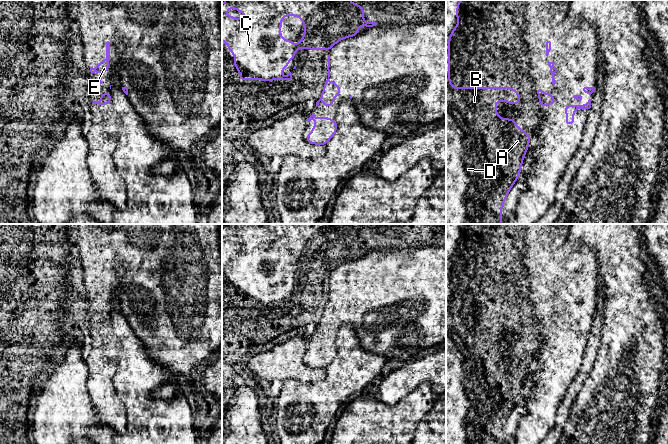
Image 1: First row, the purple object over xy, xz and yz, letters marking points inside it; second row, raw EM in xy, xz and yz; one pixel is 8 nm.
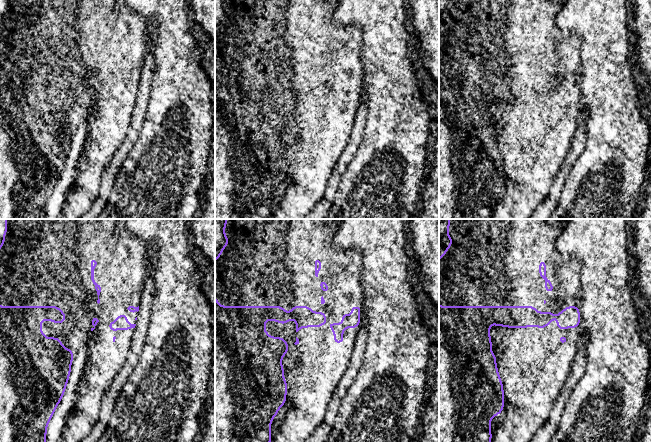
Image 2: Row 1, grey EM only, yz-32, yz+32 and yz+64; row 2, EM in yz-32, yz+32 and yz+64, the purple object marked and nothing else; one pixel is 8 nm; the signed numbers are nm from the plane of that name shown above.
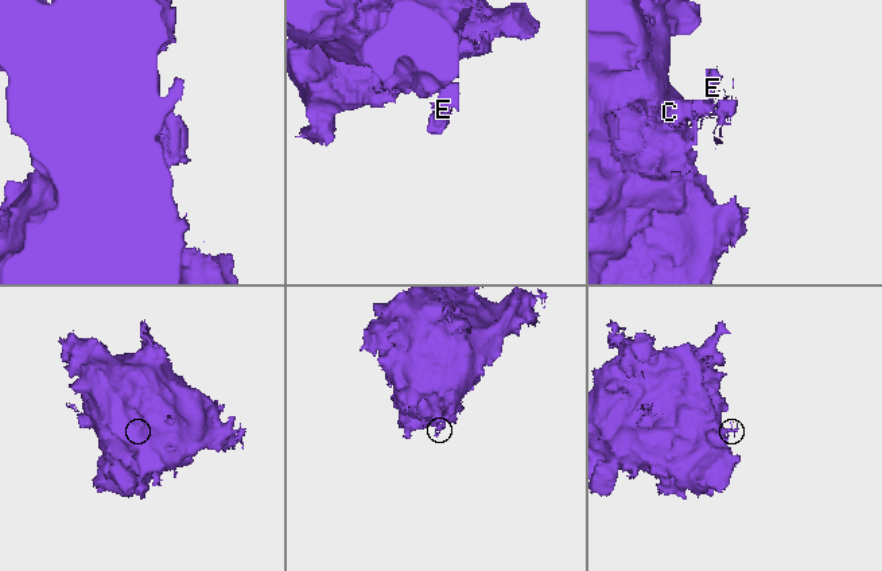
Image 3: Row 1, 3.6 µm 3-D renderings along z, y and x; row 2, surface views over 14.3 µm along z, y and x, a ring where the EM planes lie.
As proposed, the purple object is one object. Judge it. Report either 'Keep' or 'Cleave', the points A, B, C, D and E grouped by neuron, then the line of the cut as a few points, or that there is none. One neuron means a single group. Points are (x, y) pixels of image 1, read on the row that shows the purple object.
Keep. Groups: A B C D E. No split

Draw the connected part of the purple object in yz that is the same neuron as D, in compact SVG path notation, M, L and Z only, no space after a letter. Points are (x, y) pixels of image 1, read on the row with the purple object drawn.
M446 0L446 224L502 224L502 206L512 186L520 176L520 169L524 156L529 147L532 135L527 135L524 129L519 129L516 120L501 119L496 112L496 102L505 101L517 105L522 97L514 87L452 87L450 81L450 38L460 24L458 18L458 5L462 0Z

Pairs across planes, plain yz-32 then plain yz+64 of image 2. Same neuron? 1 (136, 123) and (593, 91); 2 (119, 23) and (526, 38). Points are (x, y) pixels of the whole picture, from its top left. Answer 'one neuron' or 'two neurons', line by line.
1: two neurons
2: one neuron

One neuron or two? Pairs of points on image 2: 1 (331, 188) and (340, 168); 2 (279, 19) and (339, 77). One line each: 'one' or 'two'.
1: one
2: one

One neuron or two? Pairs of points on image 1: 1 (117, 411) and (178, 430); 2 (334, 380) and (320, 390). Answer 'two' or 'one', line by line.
1: two
2: one

